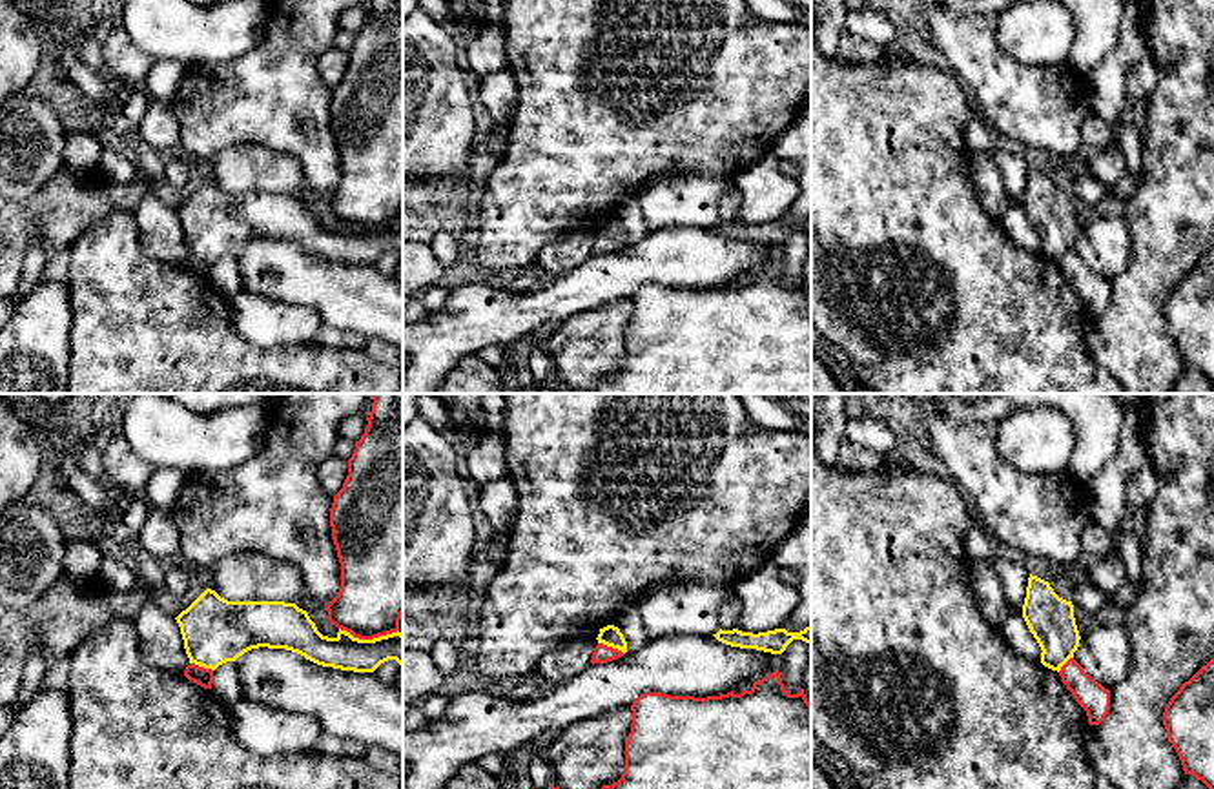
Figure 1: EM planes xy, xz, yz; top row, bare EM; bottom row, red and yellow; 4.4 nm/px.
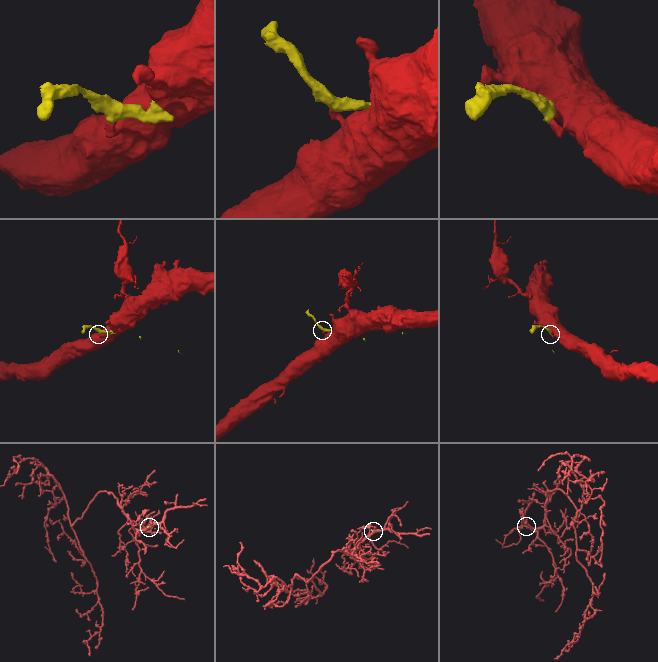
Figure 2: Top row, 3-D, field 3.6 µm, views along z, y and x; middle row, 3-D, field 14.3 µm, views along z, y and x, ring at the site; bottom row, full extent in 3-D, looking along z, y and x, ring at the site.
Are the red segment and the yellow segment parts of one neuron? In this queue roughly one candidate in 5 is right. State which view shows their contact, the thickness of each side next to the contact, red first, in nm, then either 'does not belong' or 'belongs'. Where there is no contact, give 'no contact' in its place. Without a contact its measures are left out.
contact in xy; calibres 340 and 160 nm; does not belong

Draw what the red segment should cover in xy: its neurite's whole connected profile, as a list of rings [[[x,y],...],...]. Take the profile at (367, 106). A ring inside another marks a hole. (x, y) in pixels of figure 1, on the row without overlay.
[[[372,0],[366,13],[330,100],[341,179],[326,197],[328,213],[359,231],[397,224],[403,208],[403,0]]]

